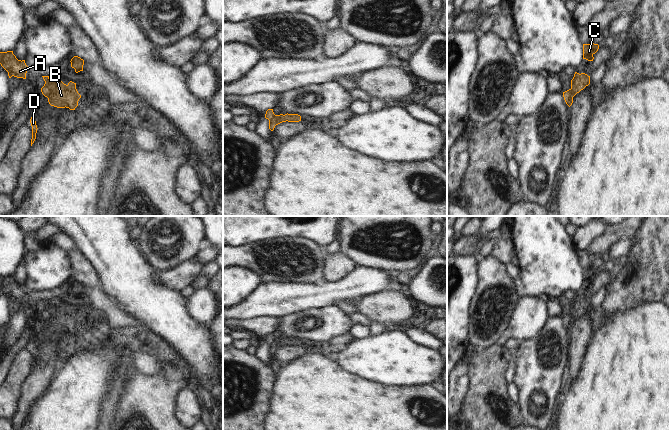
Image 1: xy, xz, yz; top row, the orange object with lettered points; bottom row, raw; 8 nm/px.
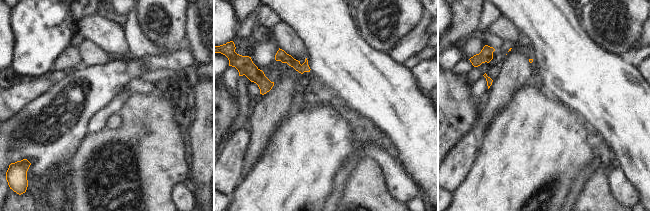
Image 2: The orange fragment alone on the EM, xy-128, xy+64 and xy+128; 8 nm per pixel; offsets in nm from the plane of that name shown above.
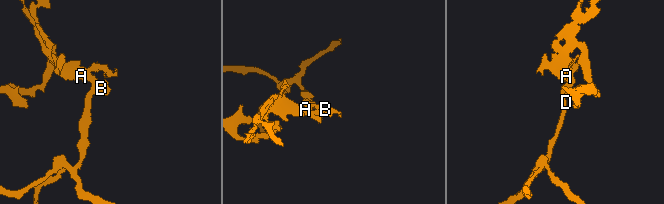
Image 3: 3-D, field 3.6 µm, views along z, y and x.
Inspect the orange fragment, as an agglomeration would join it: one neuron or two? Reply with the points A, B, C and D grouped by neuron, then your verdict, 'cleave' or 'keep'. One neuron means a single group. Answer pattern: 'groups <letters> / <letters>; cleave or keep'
groups A B C / D; cleave

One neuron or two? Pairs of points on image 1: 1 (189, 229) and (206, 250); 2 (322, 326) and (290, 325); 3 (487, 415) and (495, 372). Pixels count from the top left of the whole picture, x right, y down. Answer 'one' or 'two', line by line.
1: two
2: one
3: one

